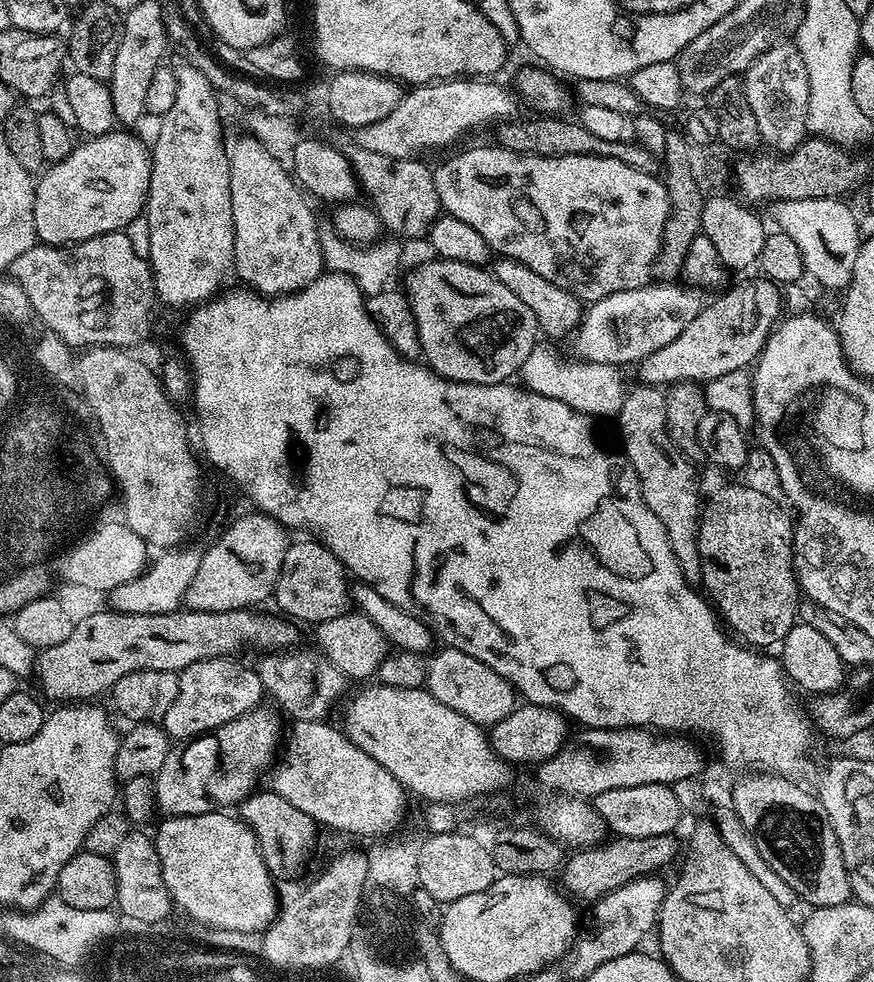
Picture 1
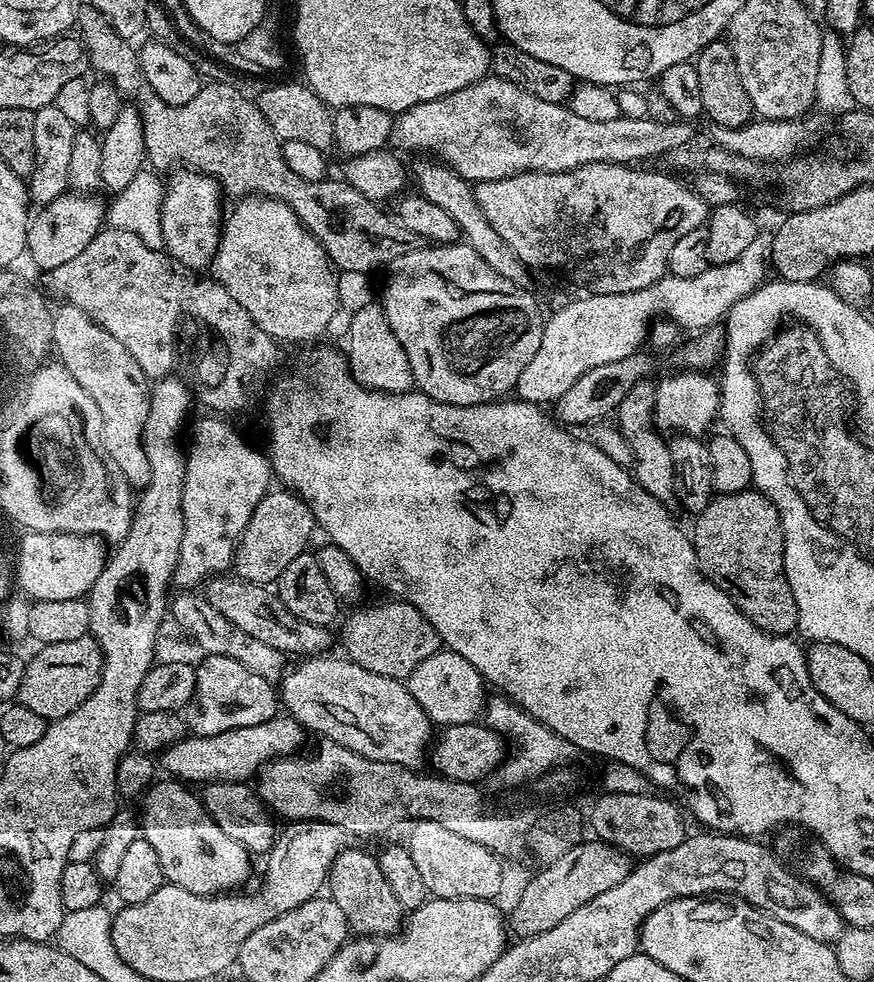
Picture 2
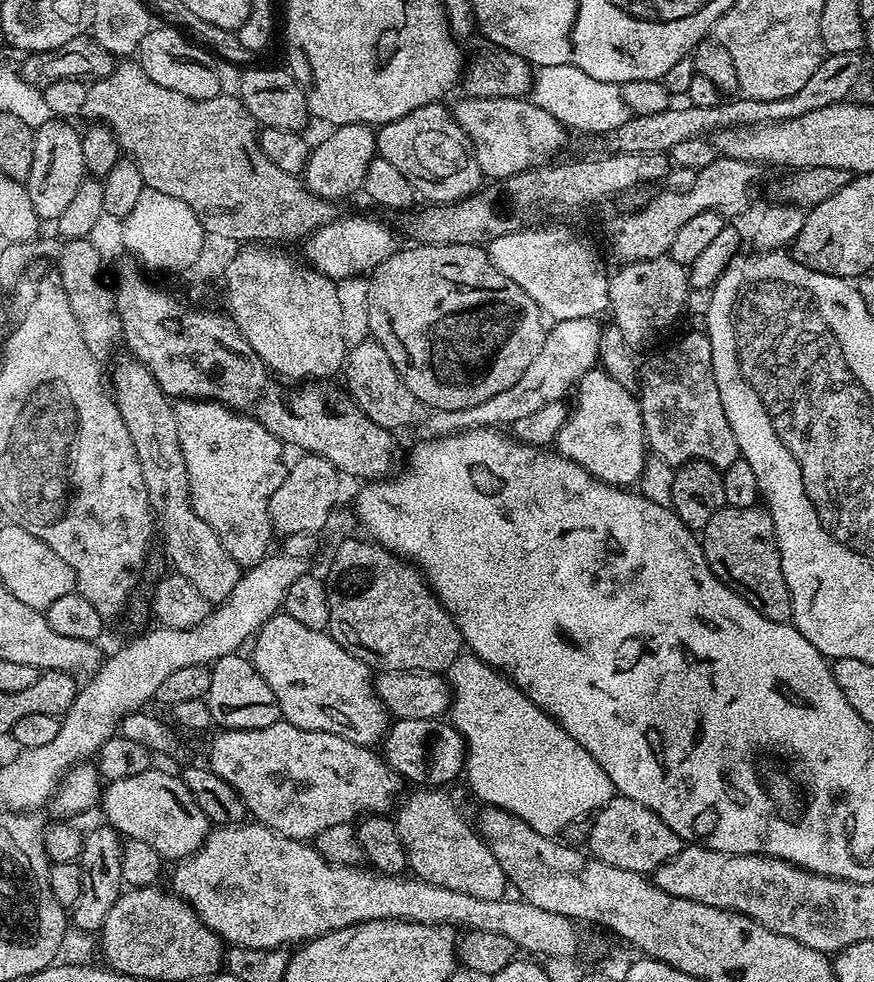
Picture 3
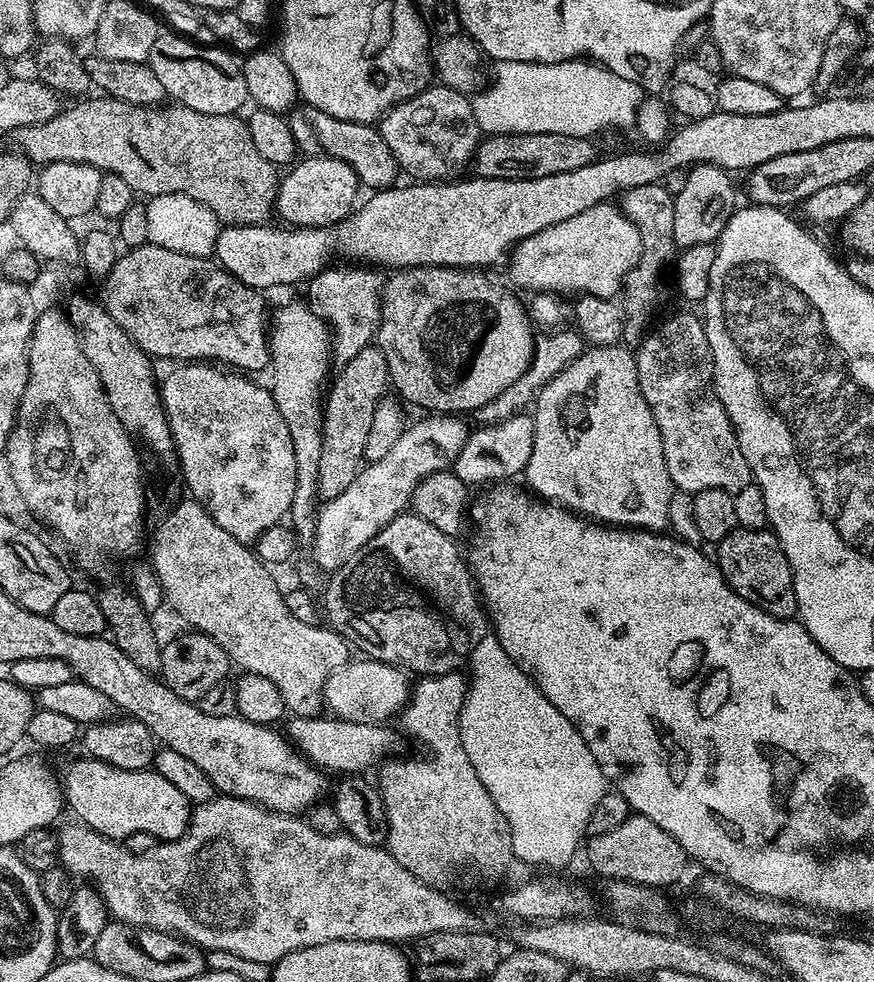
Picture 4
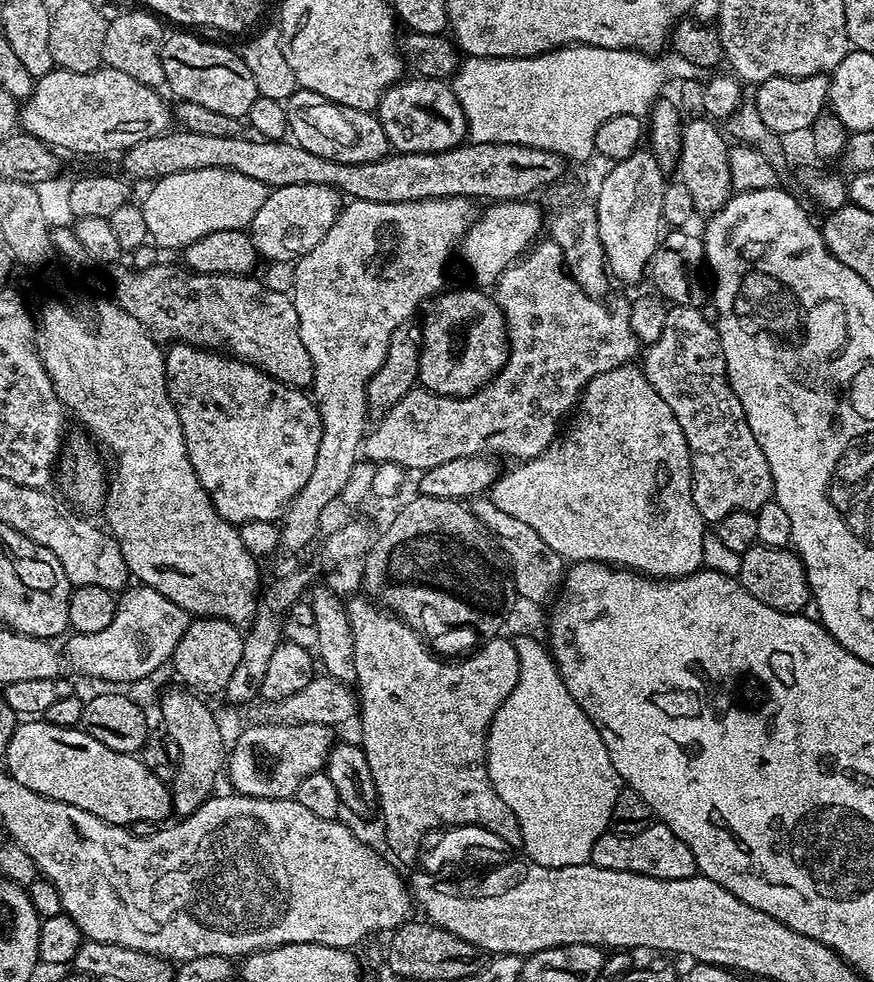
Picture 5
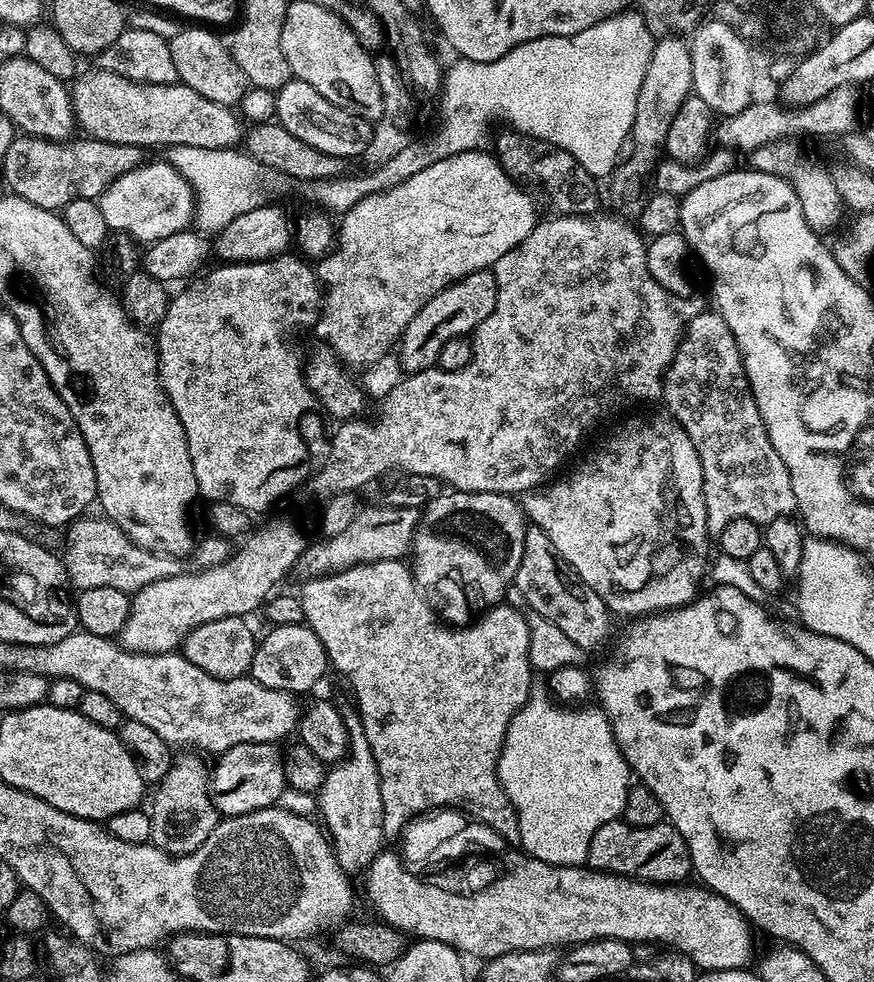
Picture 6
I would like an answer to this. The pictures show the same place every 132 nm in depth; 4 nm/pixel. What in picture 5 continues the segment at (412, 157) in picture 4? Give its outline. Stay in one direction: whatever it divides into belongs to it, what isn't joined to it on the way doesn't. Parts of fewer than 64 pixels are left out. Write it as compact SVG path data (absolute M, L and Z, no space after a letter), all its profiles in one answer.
M417 75L416 80L408 79L389 86L380 100L378 115L389 145L397 153L442 152L463 145L468 135L468 123L451 83L429 80L422 75Z

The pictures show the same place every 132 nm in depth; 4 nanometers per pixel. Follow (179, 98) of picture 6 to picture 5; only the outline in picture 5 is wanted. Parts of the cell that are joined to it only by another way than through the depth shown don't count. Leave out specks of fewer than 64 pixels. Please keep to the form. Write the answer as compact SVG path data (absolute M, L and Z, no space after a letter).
M107 66L98 67L93 72L71 72L55 67L50 74L39 77L33 83L32 94L23 101L20 110L19 127L27 135L56 150L65 148L68 152L81 152L84 156L104 156L107 152L120 154L144 139L169 131L171 124L168 123L173 123L174 112L160 94L157 89L130 78L130 74L122 74L122 70Z

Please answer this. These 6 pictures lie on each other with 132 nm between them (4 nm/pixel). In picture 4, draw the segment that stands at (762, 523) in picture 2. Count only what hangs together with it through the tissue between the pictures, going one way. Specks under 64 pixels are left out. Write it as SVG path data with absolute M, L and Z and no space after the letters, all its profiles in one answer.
M737 527L726 539L719 541L718 548L720 572L737 593L759 604L771 616L792 618L797 615L796 578L775 531Z

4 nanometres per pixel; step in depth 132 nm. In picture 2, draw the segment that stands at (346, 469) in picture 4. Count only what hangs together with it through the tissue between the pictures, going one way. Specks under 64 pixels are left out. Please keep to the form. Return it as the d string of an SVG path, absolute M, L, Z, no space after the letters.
M270 490L258 502L246 530L240 535L234 557L234 572L239 579L255 584L275 585L282 570L309 547L312 528L317 527L312 509L301 496L291 490Z

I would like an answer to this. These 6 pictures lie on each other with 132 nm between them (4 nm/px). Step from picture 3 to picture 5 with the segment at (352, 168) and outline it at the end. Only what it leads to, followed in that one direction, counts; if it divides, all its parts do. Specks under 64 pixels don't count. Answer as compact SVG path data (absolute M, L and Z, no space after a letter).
M286 185L272 188L266 202L262 202L258 214L254 214L250 225L252 244L257 253L268 260L289 260L295 262L304 256L322 238L326 238L326 230L334 226L340 217L342 196L330 185Z

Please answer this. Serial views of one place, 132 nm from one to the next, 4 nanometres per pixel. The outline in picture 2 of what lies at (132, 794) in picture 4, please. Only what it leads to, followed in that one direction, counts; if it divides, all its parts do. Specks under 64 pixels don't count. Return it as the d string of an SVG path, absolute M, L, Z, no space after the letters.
M157 779L142 797L144 810L139 813L142 838L158 853L158 862L162 862L162 874L167 883L202 896L231 893L248 878L250 854L241 844L234 842L230 834L222 831L222 826L218 826L204 808L203 799L191 791L195 792L179 779Z

